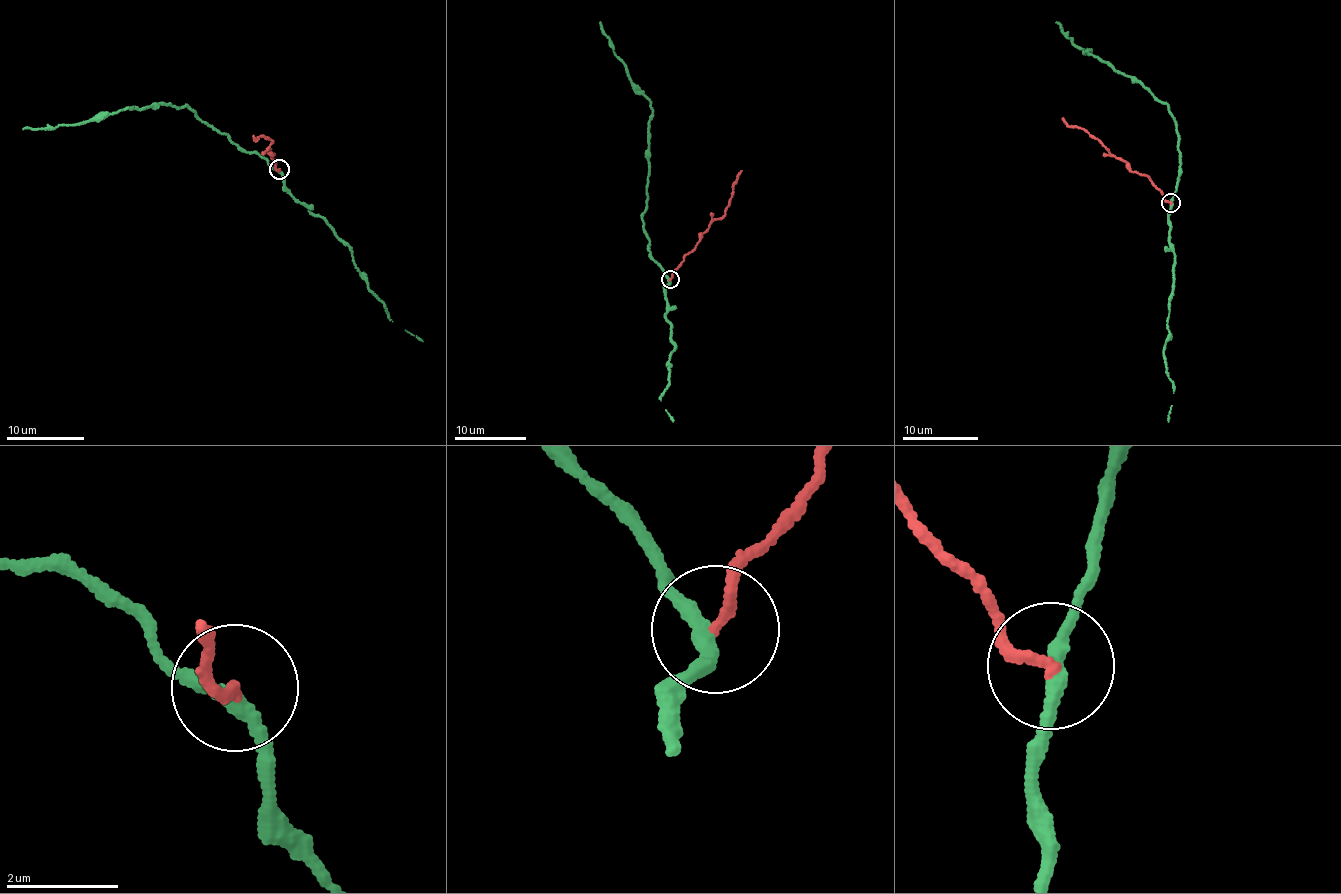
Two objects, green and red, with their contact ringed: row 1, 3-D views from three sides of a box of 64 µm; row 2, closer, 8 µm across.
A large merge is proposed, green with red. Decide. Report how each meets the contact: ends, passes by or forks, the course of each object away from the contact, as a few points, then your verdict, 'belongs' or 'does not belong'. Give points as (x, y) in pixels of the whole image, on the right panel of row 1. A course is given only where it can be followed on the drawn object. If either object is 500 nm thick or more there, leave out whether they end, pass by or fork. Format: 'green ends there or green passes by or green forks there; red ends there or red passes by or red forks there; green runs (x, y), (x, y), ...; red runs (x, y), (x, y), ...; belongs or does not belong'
green passes by; red ends there; green runs (1170, 201), (1181, 173), (1175, 124), (1167, 104), (1156, 101), (1139, 81), (1113, 70), (1075, 45), (1055, 22); red runs (1170, 201), (1163, 197), (1150, 178), (1132, 171), (1127, 163), (1116, 158), (1083, 128), (1067, 124), (1062, 117); does not belong

